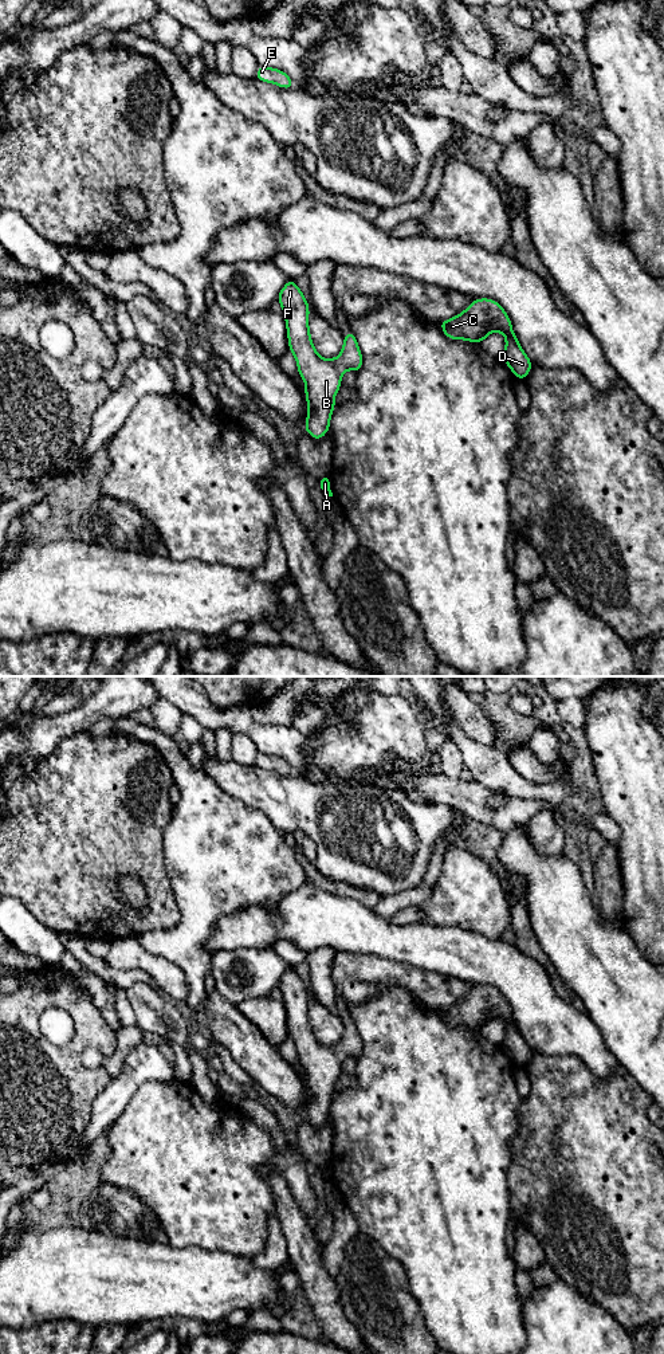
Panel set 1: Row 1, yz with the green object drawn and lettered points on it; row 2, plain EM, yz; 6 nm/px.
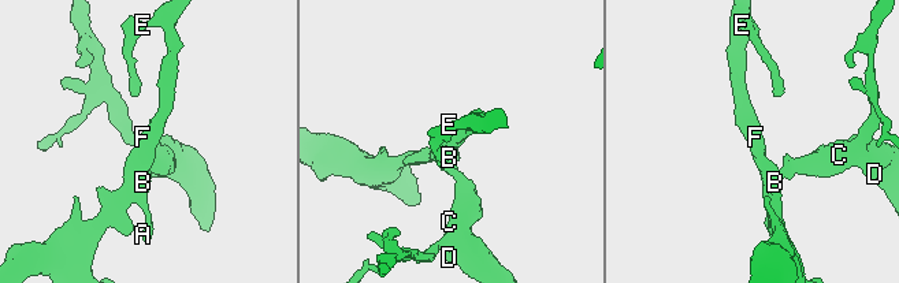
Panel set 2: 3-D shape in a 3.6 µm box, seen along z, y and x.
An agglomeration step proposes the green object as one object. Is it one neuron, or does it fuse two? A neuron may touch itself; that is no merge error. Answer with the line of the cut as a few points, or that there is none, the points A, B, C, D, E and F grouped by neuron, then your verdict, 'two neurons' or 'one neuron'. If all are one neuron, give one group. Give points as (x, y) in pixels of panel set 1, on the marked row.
no cut | A B C D E F | one neuron

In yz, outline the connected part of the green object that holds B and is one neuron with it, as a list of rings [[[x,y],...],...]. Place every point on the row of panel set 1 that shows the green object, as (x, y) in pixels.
[[[294,279],[283,286],[276,301],[282,305],[286,318],[288,349],[306,384],[309,411],[305,431],[321,440],[330,429],[341,378],[347,369],[357,373],[361,370],[362,354],[353,330],[343,335],[343,348],[337,358],[325,360],[317,353],[309,329],[310,303]]]

